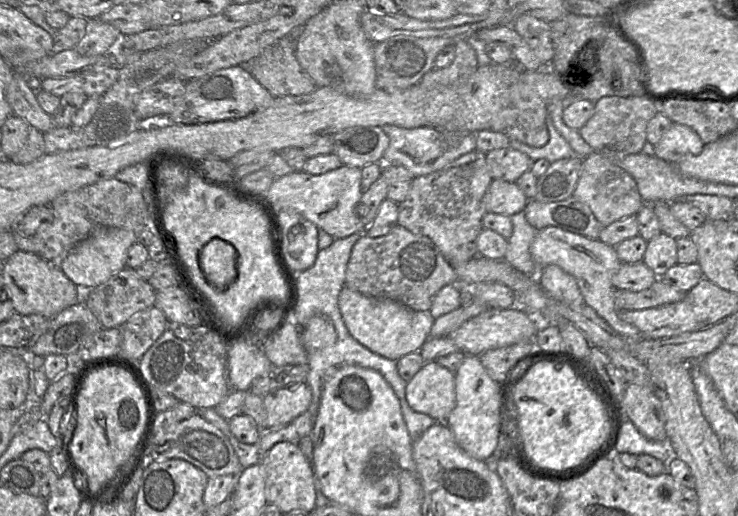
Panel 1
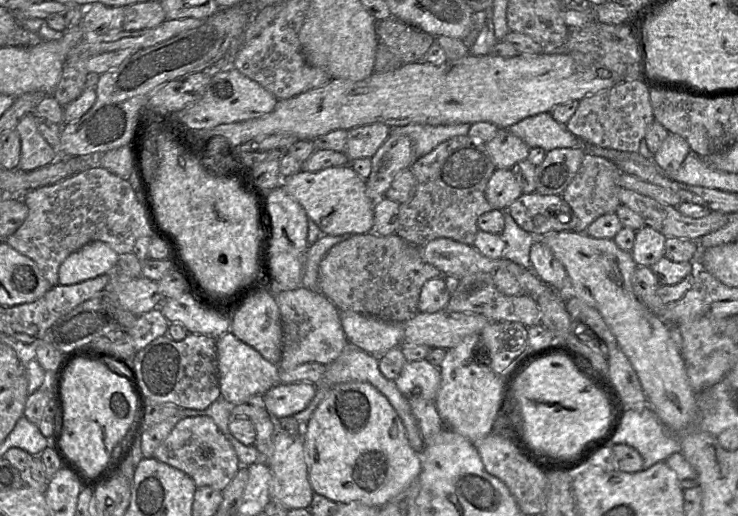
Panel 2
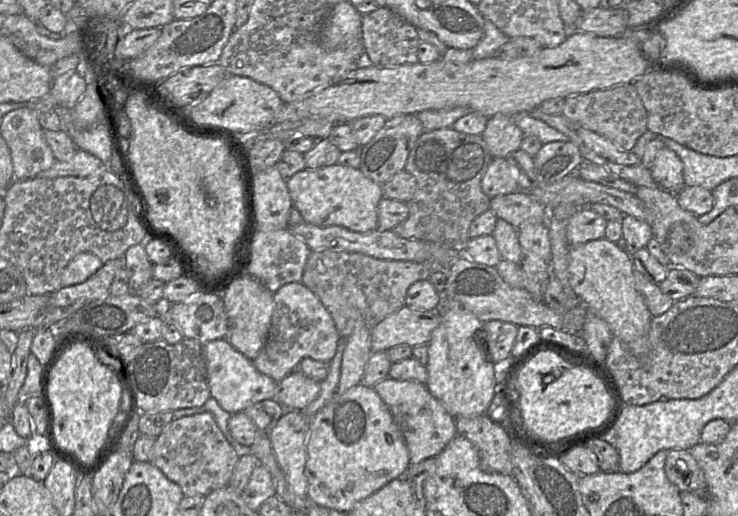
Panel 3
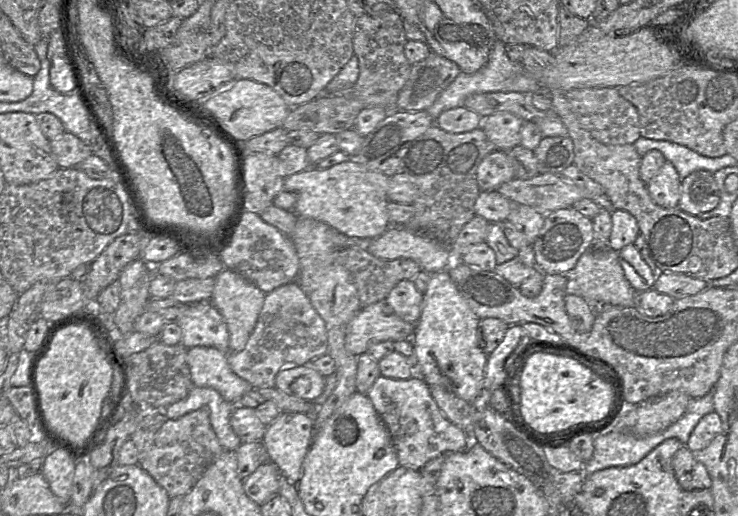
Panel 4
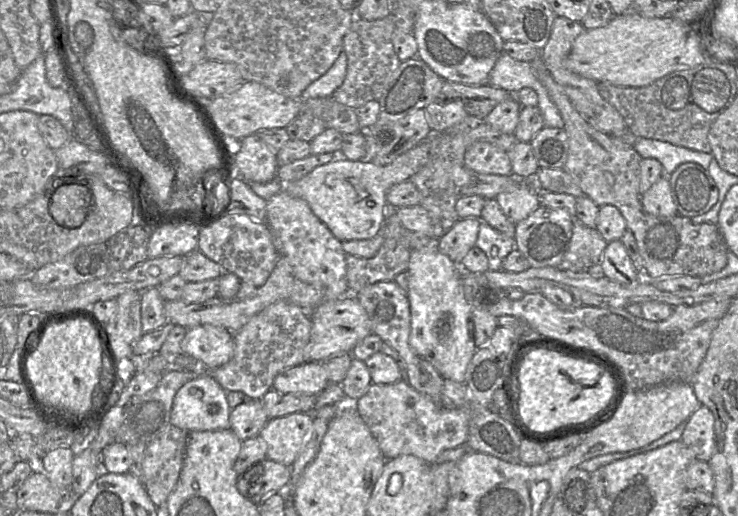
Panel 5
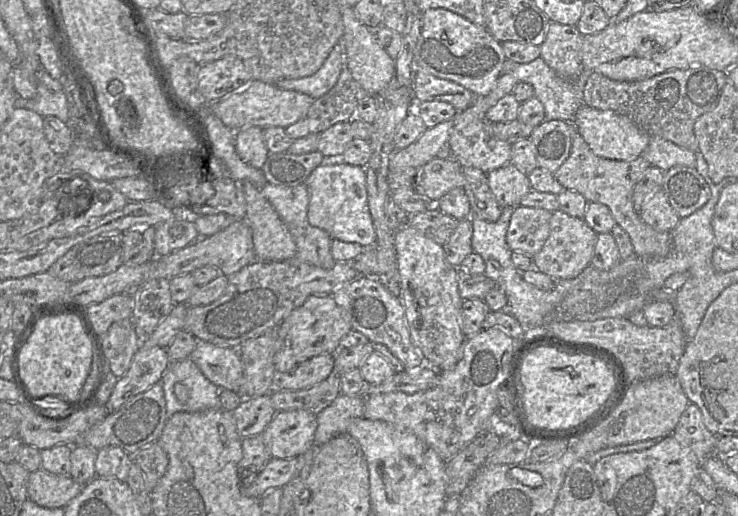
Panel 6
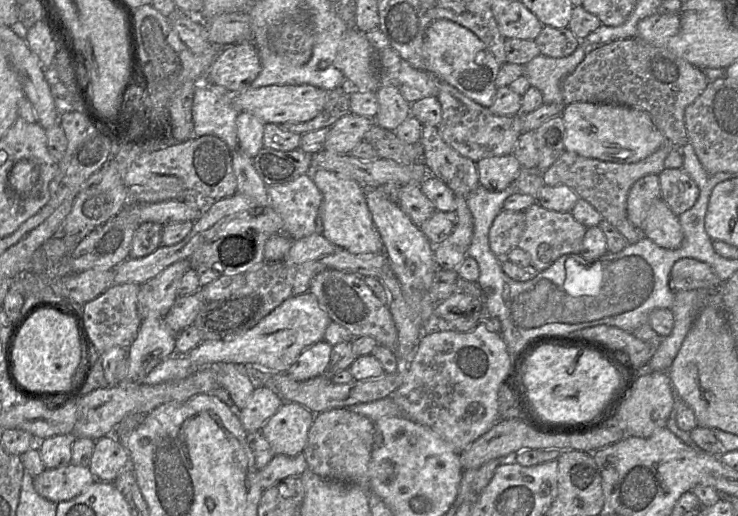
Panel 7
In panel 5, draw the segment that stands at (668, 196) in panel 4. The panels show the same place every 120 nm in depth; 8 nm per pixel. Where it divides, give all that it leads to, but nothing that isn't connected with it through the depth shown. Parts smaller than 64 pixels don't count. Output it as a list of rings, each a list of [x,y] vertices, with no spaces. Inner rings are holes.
[[[661,176],[651,188],[641,196],[643,209],[655,217],[673,217],[678,214],[673,200],[669,178]]]

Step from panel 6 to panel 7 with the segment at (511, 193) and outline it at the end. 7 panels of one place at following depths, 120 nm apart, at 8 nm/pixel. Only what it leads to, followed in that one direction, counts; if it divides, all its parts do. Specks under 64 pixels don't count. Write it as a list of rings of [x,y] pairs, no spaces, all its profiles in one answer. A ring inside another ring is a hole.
[[[514,154],[484,158],[476,164],[480,185],[491,192],[506,189],[518,179],[522,170],[522,166]]]

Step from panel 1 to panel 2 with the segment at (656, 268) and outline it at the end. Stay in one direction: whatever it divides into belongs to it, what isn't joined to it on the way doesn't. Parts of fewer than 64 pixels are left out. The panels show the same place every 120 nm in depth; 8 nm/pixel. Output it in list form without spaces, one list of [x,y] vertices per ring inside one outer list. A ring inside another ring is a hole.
[[[649,226],[635,231],[634,246],[631,250],[638,267],[651,267],[664,257],[666,237]]]

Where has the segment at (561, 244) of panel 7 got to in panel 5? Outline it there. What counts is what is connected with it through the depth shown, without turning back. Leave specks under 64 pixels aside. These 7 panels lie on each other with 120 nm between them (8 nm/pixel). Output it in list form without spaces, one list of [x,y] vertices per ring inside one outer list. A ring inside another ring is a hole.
[[[575,219],[569,247],[557,268],[562,271],[571,271],[575,273],[595,270],[607,244],[608,242],[606,242],[596,229],[586,227]]]

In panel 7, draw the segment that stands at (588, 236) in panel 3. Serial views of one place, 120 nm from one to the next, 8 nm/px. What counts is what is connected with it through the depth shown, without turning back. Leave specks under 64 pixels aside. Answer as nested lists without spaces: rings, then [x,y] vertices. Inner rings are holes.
[[[502,210],[489,231],[489,245],[497,257],[506,254],[517,247],[525,228],[525,215],[523,211]]]

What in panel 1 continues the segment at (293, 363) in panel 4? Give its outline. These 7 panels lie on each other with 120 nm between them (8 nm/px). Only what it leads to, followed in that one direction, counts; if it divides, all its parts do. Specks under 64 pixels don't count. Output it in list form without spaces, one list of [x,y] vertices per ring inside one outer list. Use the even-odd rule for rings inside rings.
[[[323,315],[309,319],[300,333],[300,340],[307,353],[332,347],[337,341],[333,323]]]

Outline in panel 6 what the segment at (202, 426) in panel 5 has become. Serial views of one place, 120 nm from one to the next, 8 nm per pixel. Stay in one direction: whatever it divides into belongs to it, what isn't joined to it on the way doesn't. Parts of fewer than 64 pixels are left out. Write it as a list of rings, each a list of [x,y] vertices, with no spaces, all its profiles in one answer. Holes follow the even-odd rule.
[[[192,360],[172,361],[162,376],[168,418],[177,412],[203,412],[219,409],[220,388],[212,383]],[[177,383],[182,383],[190,390],[190,398],[180,401],[174,391]]]

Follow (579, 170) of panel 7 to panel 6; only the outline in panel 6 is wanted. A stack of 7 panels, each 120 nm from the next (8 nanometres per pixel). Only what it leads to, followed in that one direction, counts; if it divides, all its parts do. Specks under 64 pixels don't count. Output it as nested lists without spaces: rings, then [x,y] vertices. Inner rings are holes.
[[[575,131],[569,157],[553,174],[565,189],[580,193],[588,202],[606,205],[616,224],[629,235],[637,256],[663,258],[672,250],[671,232],[657,231],[645,223],[633,204],[634,187],[651,166],[641,156],[631,161],[612,160],[597,156],[584,138]]]

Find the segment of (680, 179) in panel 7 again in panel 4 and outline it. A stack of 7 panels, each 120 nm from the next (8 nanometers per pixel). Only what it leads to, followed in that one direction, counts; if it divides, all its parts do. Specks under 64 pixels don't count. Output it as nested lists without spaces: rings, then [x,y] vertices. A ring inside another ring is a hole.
[[[697,170],[681,181],[678,207],[683,212],[698,216],[715,209],[720,202],[720,191],[713,173]]]

